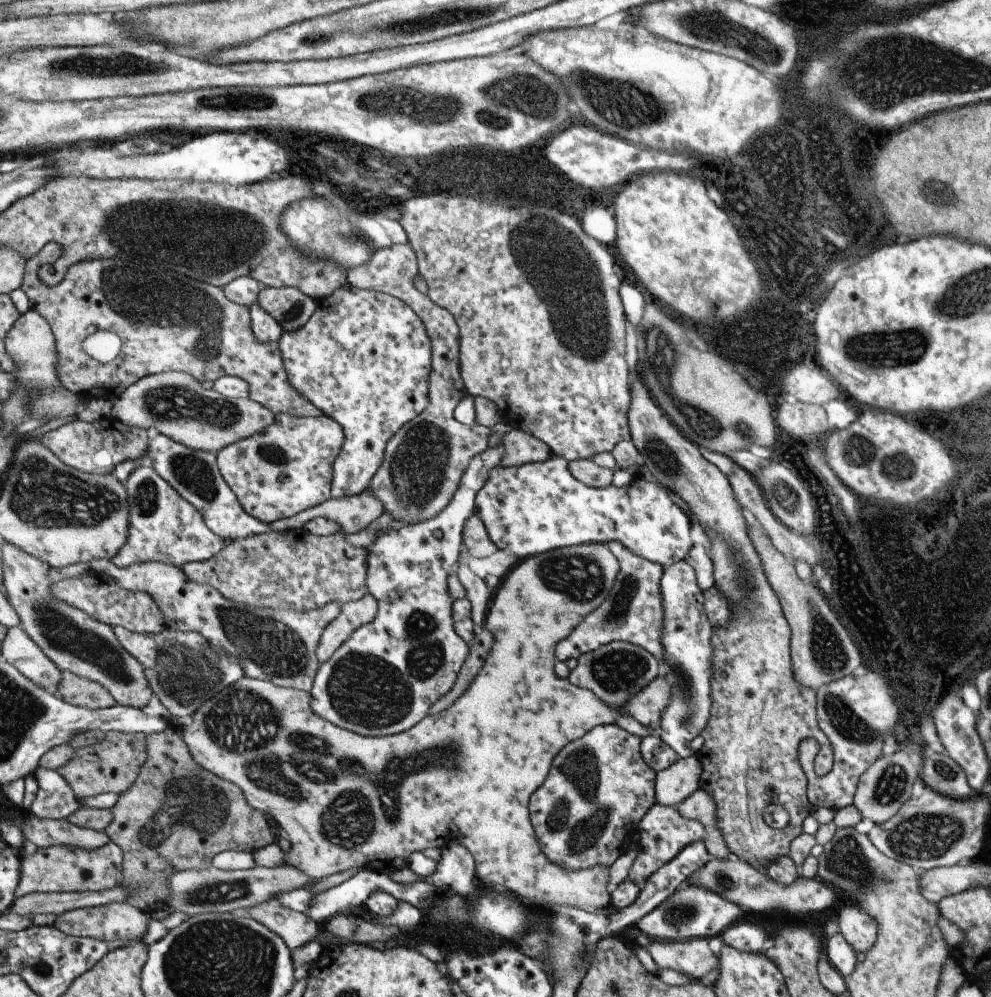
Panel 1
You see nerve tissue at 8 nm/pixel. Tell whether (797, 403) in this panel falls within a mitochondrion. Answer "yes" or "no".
no

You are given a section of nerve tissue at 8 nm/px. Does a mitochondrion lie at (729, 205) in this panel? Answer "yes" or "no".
no

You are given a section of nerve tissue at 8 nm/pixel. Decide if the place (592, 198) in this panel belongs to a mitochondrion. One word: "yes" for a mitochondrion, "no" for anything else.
no

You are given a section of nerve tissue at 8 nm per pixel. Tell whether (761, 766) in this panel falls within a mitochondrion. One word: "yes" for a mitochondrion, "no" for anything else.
yes

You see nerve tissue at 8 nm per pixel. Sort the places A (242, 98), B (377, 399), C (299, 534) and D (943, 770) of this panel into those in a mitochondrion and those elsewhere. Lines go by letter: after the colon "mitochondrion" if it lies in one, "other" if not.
A: mitochondrion
B: other
C: other
D: mitochondrion

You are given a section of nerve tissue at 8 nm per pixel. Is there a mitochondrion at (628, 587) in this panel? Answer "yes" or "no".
yes

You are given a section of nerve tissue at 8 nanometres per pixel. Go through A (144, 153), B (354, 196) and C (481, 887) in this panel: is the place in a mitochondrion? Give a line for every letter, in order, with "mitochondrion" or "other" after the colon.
A: other
B: other
C: other

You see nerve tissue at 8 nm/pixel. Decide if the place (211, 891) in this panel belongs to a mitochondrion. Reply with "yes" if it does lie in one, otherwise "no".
yes

